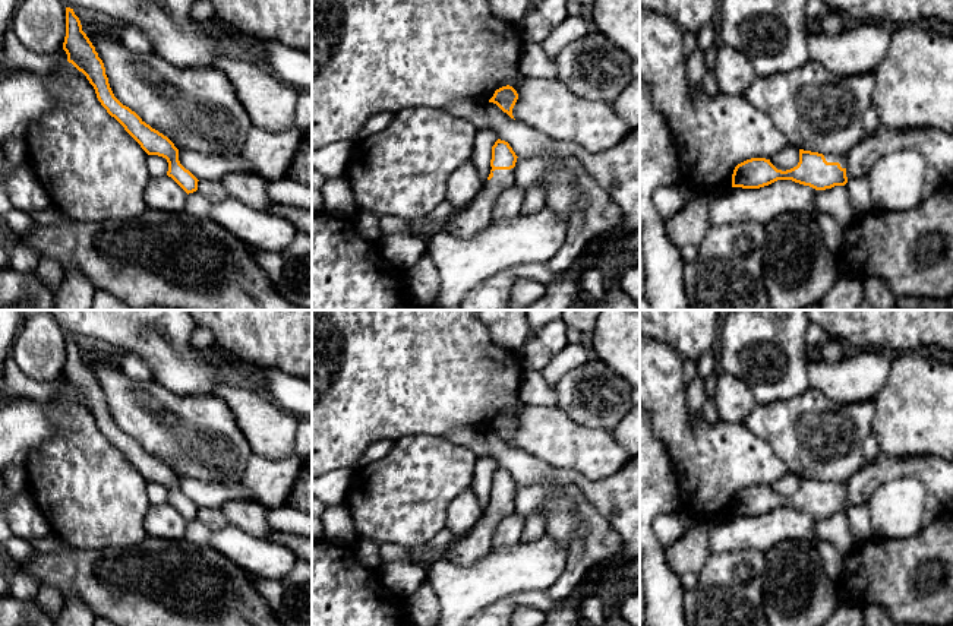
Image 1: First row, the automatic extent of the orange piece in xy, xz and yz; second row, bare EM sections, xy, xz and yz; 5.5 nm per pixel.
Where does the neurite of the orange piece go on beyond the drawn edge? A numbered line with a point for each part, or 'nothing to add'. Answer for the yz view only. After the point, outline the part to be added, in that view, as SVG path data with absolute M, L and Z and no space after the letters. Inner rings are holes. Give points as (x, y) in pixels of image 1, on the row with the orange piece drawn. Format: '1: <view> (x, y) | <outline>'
1: yz (830, 158) | M826 154L824 158L826 158L827 162L839 162L842 168L846 168L846 165L848 165L846 155Z

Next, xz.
1: xz (464, 224) | M514 168L495 170L493 177L482 184L474 200L451 216L446 231L457 238L467 240L489 225L498 196L514 184Z

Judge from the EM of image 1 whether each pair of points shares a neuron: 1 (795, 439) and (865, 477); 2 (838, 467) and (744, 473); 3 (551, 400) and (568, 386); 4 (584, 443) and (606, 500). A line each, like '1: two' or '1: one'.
1: two
2: two
3: two
4: two

